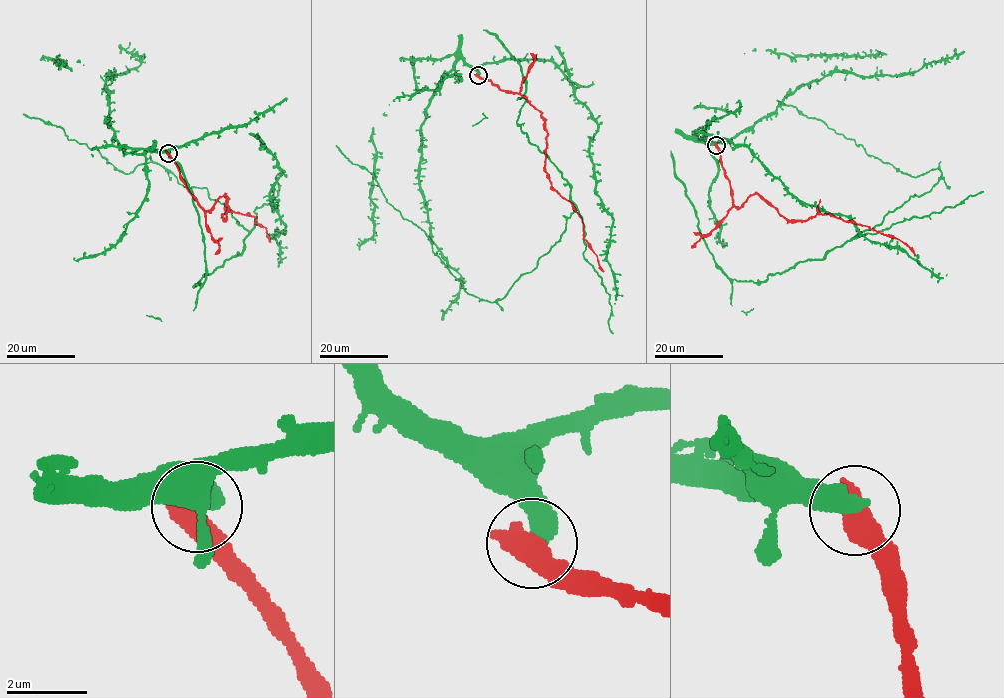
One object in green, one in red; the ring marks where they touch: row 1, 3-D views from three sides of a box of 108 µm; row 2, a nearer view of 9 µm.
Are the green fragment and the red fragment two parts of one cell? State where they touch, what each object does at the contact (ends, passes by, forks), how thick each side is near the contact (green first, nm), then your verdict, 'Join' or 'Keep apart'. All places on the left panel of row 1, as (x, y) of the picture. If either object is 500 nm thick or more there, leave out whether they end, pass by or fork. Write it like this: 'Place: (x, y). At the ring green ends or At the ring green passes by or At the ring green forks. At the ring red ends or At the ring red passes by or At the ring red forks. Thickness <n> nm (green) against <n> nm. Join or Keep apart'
Place: (168, 153). Thickness 500 nm (green) against 750 nm. Keep apart

